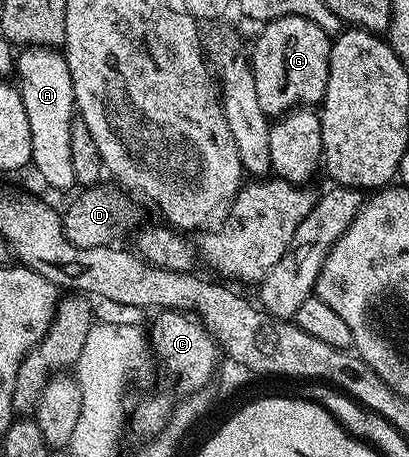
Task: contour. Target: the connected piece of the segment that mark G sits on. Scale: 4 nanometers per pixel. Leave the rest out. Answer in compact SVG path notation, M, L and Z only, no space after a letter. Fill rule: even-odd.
M305 16L274 18L260 30L263 31L256 36L255 47L250 47L249 61L261 112L282 116L288 110L318 107L329 84L332 39L313 20L305 20Z

